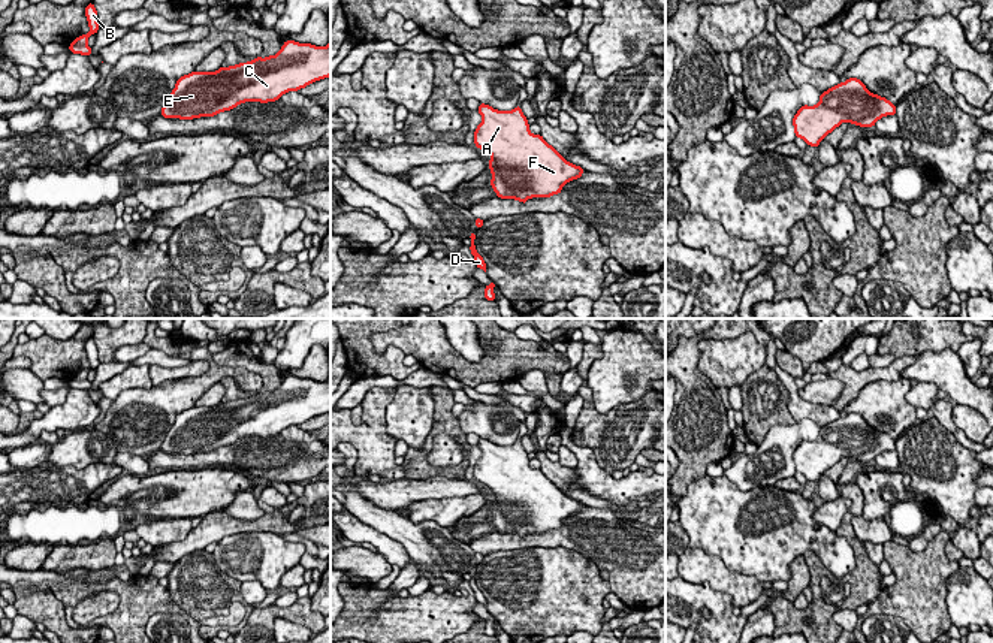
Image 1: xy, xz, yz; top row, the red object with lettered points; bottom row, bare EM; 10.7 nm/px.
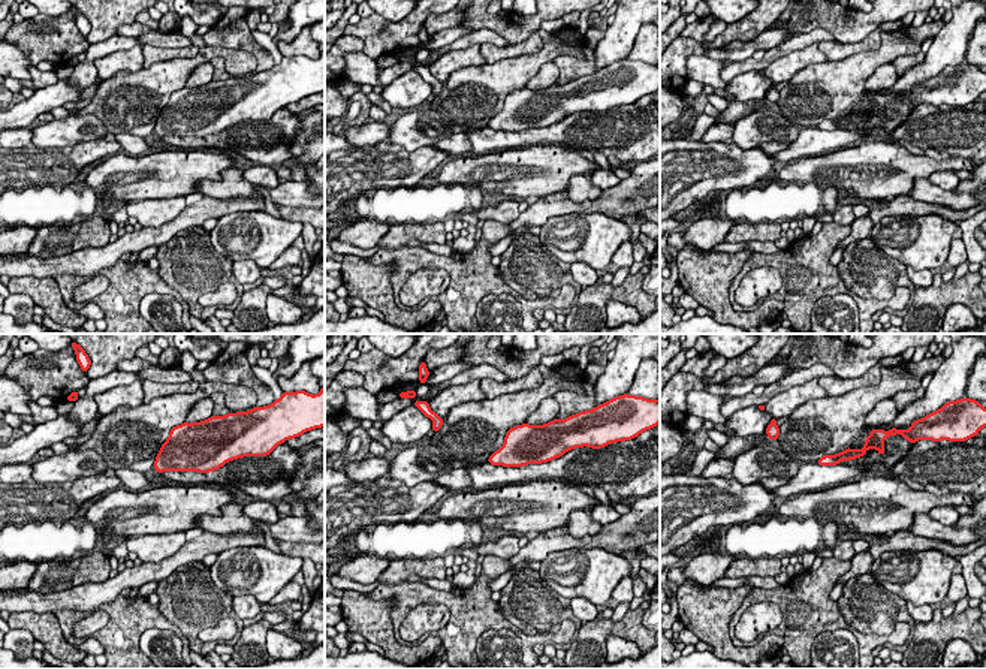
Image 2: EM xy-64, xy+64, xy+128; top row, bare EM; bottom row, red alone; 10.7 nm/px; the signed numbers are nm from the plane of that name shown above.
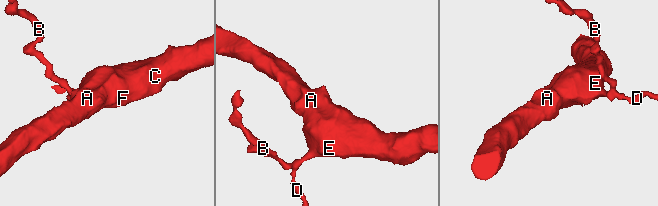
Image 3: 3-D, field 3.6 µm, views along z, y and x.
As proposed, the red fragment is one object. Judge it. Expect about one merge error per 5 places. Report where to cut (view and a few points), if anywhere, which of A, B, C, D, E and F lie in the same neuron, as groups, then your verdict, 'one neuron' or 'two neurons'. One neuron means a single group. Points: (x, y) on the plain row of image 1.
cut none; groups A B C D E F; one neuron

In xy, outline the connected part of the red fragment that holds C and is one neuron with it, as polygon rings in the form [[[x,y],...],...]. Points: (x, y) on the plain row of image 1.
[[[331,374],[326,381],[286,375],[275,390],[257,392],[247,398],[223,401],[215,407],[191,407],[181,411],[162,443],[162,452],[193,455],[214,452],[245,437],[275,437],[289,426],[331,411]]]

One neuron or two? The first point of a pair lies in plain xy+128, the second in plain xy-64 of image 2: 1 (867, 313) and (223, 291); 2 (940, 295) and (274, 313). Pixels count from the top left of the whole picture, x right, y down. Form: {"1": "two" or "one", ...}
{"1": "one", "2": "two"}

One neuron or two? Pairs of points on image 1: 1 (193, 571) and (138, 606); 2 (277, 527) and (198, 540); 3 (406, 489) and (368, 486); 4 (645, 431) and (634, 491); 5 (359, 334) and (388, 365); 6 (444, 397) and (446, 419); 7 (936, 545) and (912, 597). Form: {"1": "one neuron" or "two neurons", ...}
{"1": "two neurons", "2": "one neuron", "3": "one neuron", "4": "two neurons", "5": "one neuron", "6": "one neuron", "7": "one neuron"}

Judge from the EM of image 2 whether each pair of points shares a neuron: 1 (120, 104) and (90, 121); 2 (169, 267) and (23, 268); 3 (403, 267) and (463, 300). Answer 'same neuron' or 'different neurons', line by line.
1: different neurons
2: different neurons
3: same neuron

